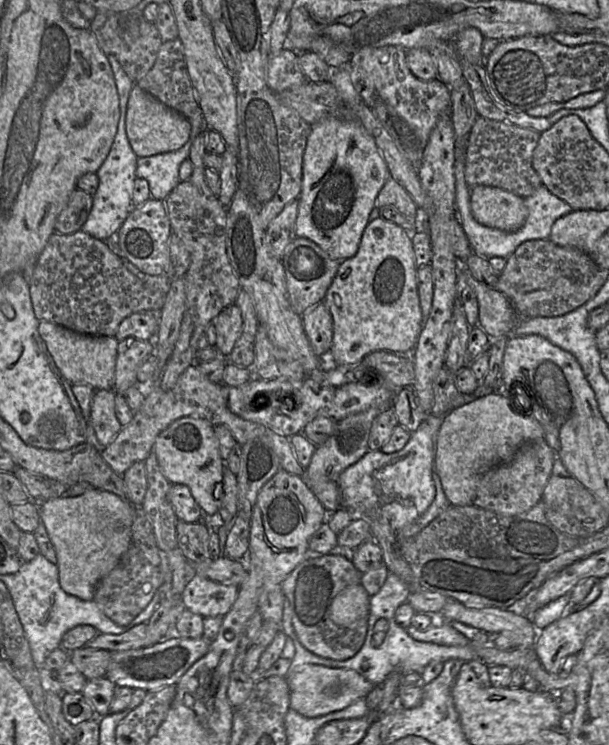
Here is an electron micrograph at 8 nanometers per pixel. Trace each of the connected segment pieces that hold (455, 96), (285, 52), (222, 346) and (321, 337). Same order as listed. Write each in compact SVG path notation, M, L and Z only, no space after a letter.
M466 80L458 86L450 88L452 99L451 118L456 136L456 145L463 147L467 144L468 136L479 116L471 94L470 86Z
M282 48L269 59L266 81L274 93L291 87L297 87L308 81L299 67L298 52Z
M236 305L225 308L213 321L216 328L216 347L229 357L237 339L243 334L243 320Z
M324 302L309 308L303 315L304 332L314 353L320 357L330 352L333 340L333 319Z

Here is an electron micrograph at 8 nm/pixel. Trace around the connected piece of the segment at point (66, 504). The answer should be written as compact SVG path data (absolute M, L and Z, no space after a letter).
M91 489L80 496L62 496L36 503L40 507L40 521L56 552L62 590L81 600L92 601L100 580L116 567L129 548L135 506L100 489Z

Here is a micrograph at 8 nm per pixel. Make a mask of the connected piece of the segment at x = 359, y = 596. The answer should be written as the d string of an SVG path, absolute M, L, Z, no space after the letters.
M361 584L343 589L332 601L330 618L338 626L348 627L367 618L370 612L370 596Z

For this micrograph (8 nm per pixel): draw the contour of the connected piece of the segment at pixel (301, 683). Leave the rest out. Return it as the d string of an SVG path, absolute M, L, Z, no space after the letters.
M304 664L289 677L290 708L307 718L324 716L342 710L358 699L366 698L375 684L352 669Z

